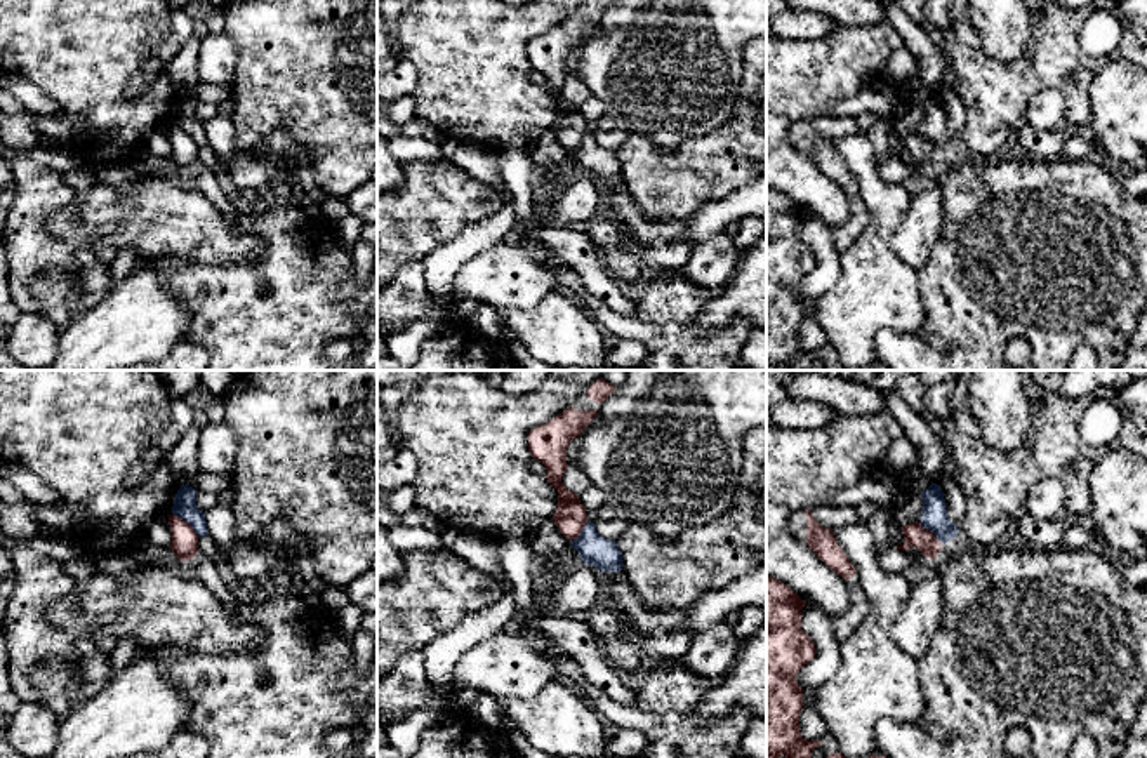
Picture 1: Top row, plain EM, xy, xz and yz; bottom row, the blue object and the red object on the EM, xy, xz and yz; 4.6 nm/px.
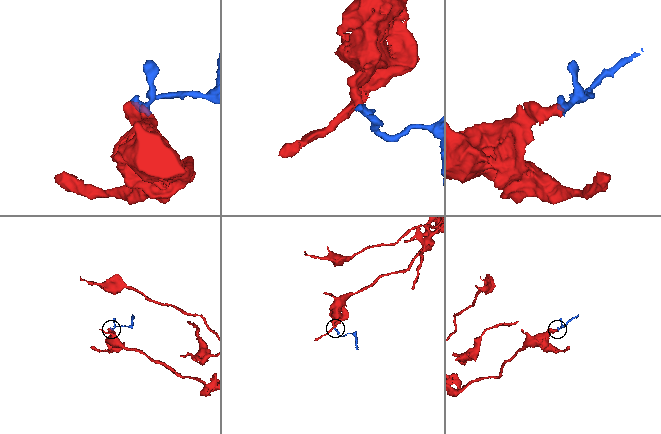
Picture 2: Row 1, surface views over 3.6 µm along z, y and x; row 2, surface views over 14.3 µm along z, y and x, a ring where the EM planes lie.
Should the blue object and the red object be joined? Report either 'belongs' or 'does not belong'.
does not belong

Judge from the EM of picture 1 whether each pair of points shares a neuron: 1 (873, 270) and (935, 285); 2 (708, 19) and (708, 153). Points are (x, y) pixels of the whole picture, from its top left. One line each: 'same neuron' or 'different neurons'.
1: different neurons
2: different neurons

